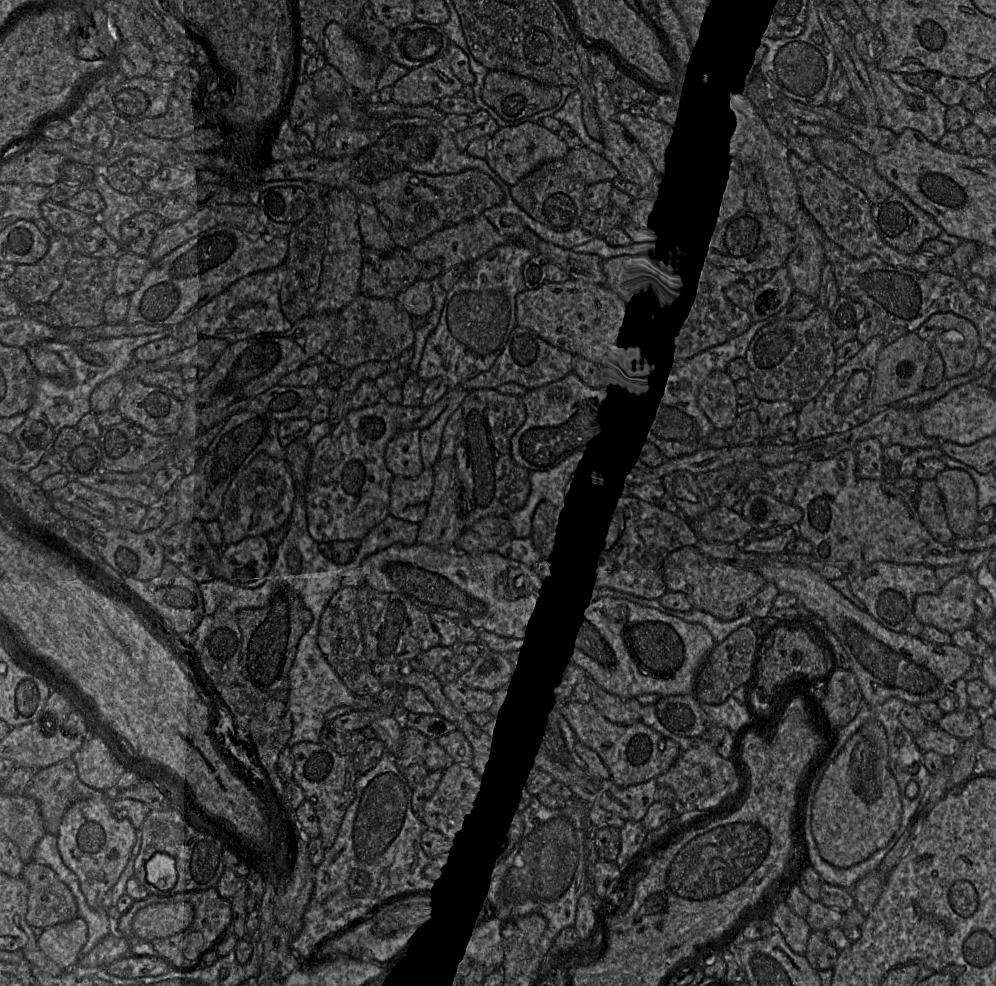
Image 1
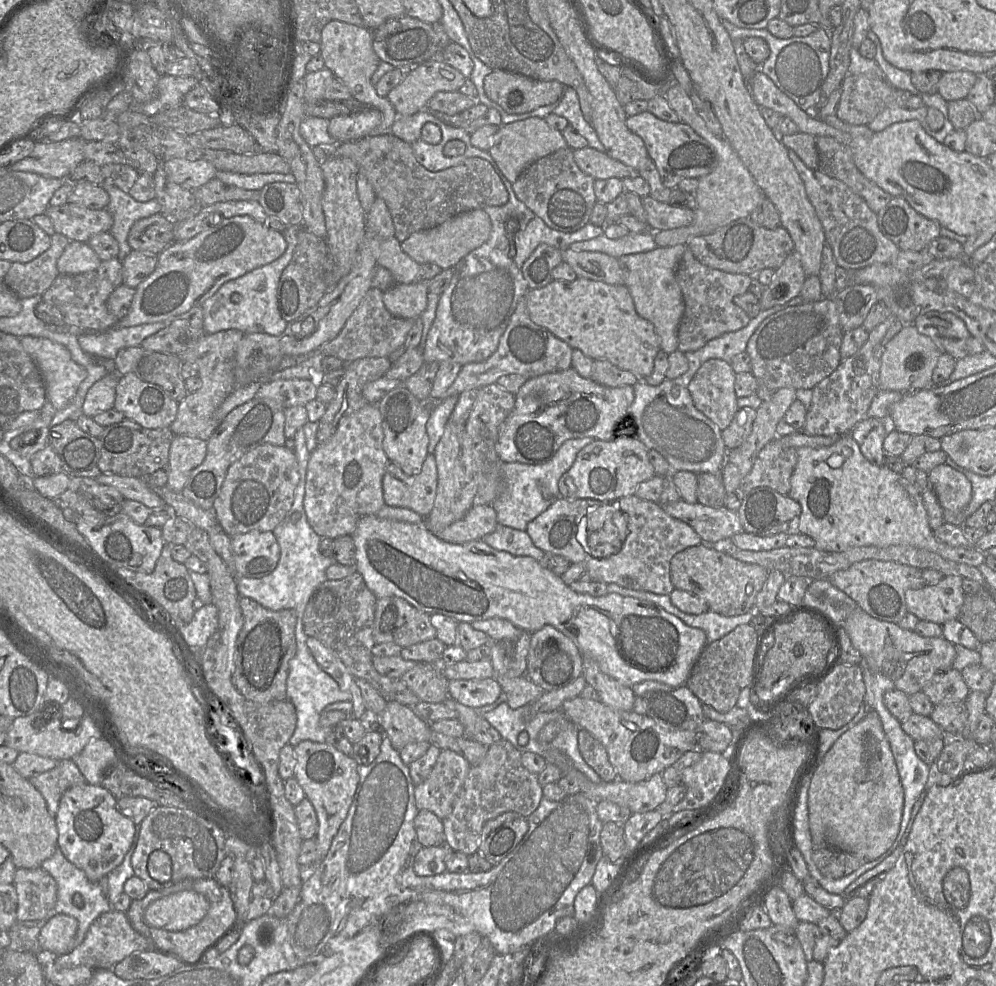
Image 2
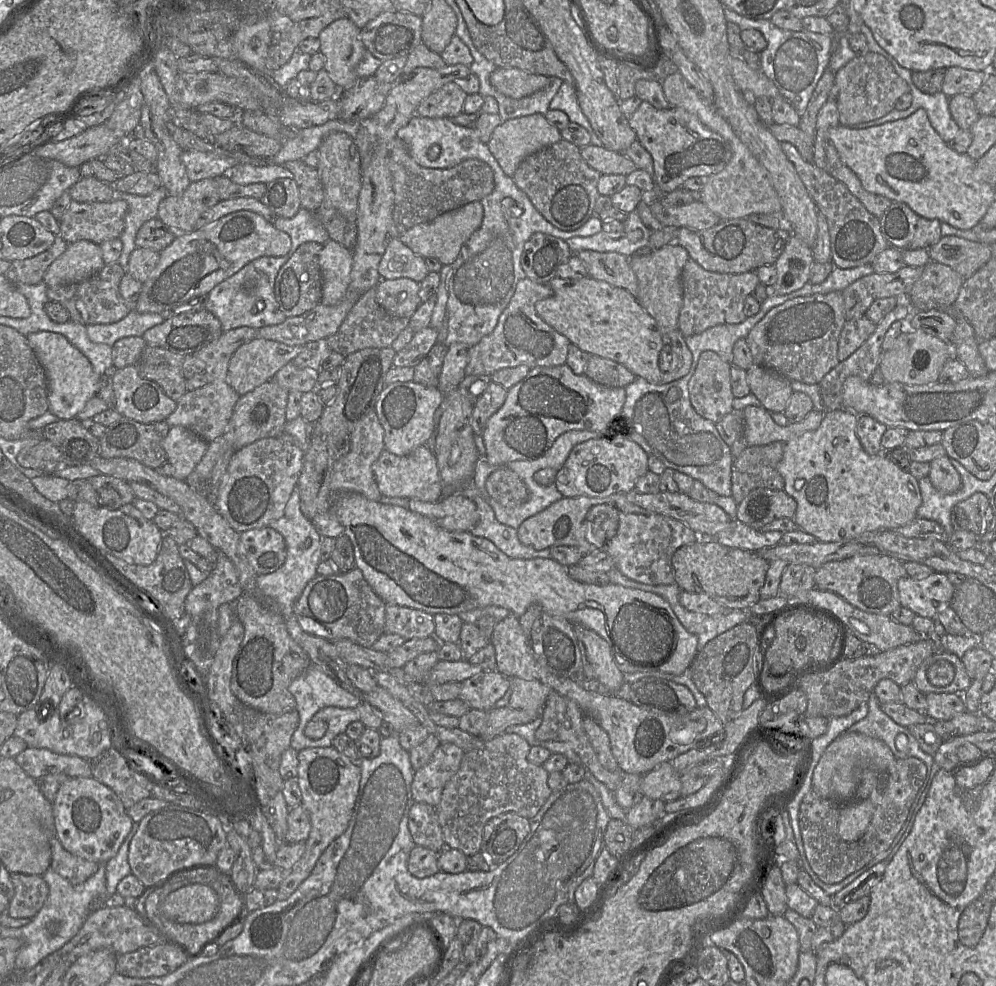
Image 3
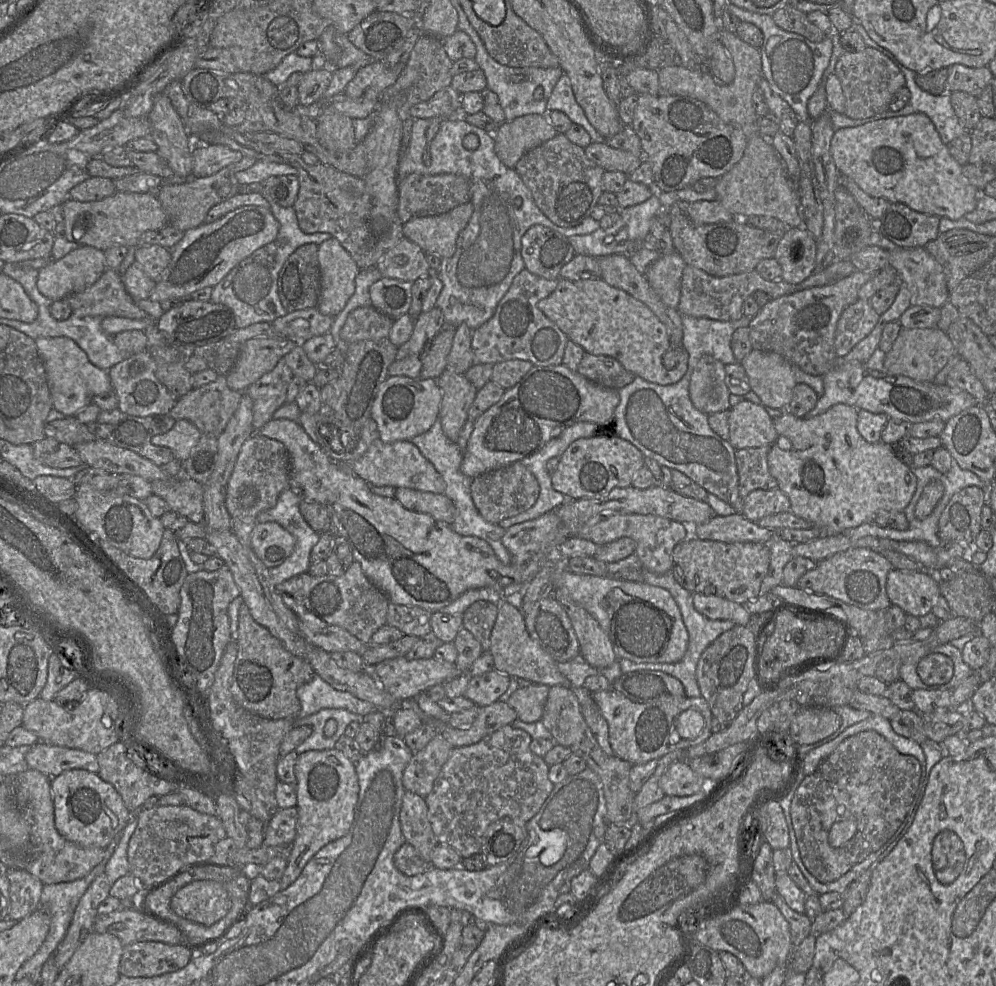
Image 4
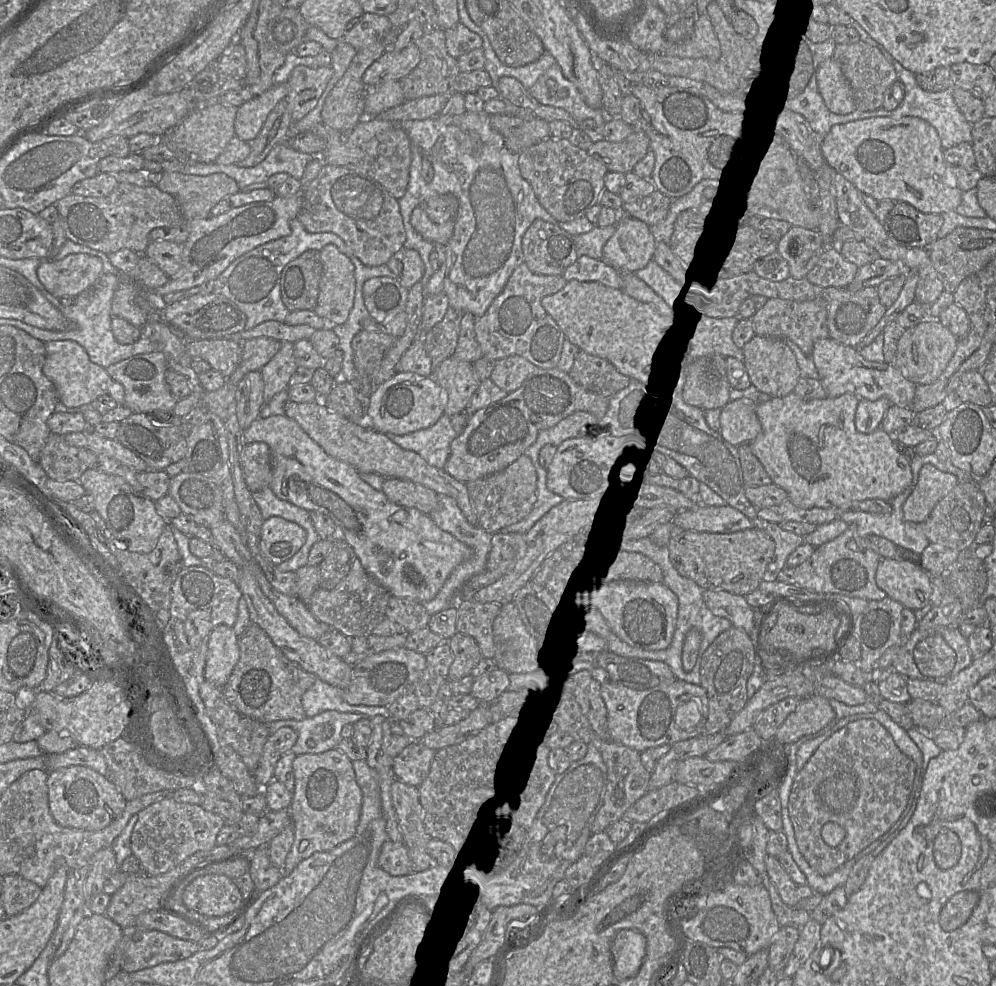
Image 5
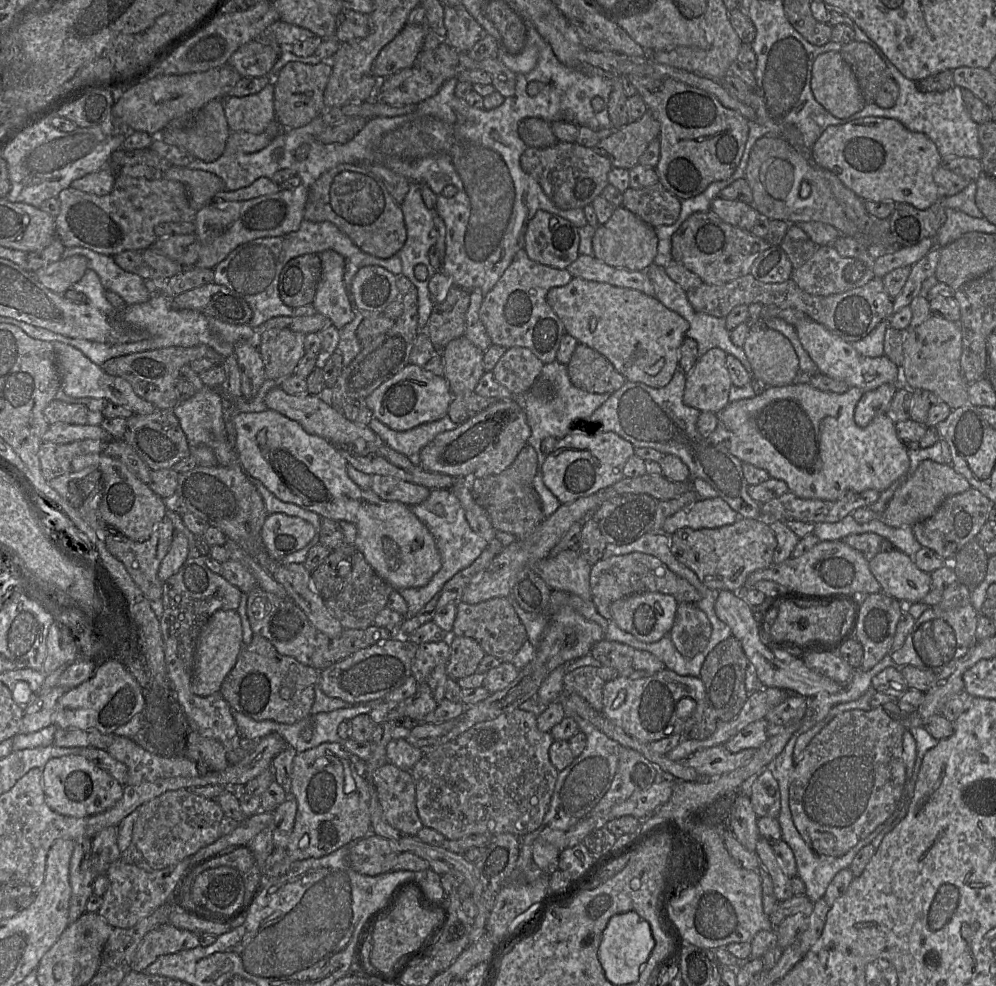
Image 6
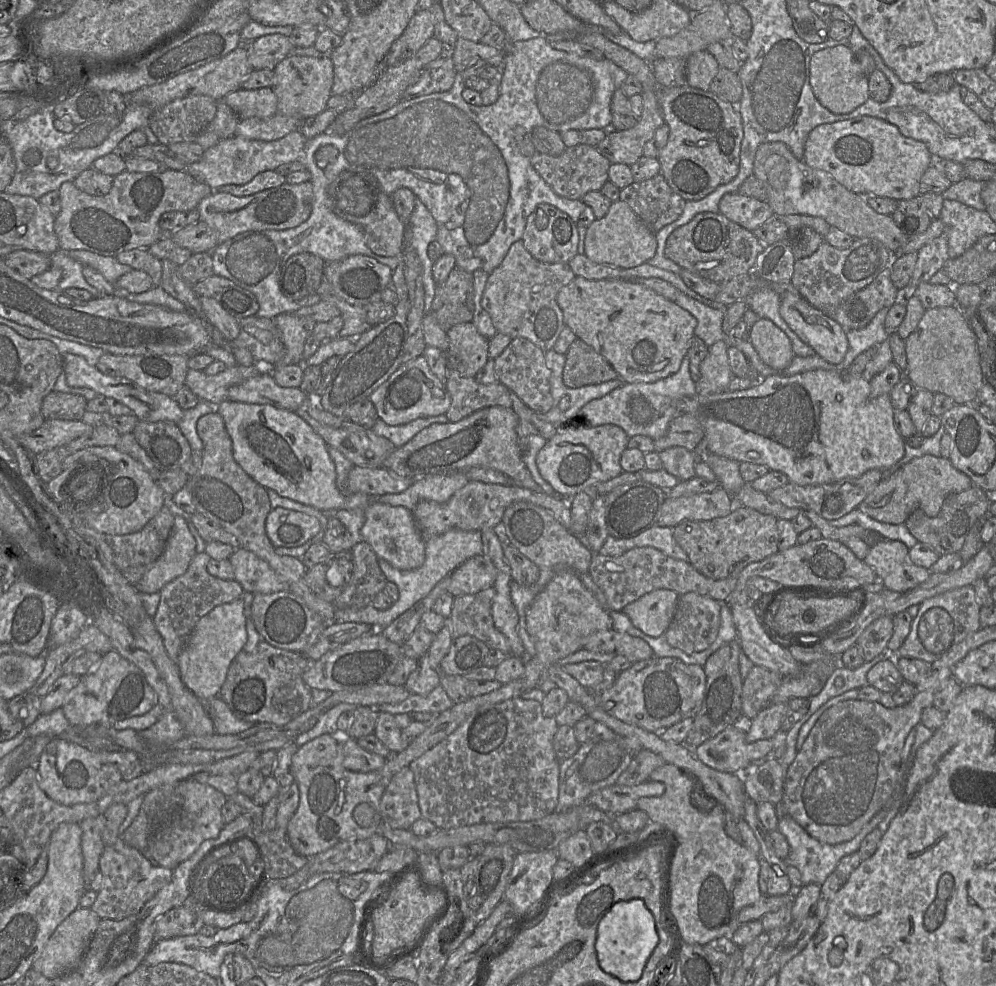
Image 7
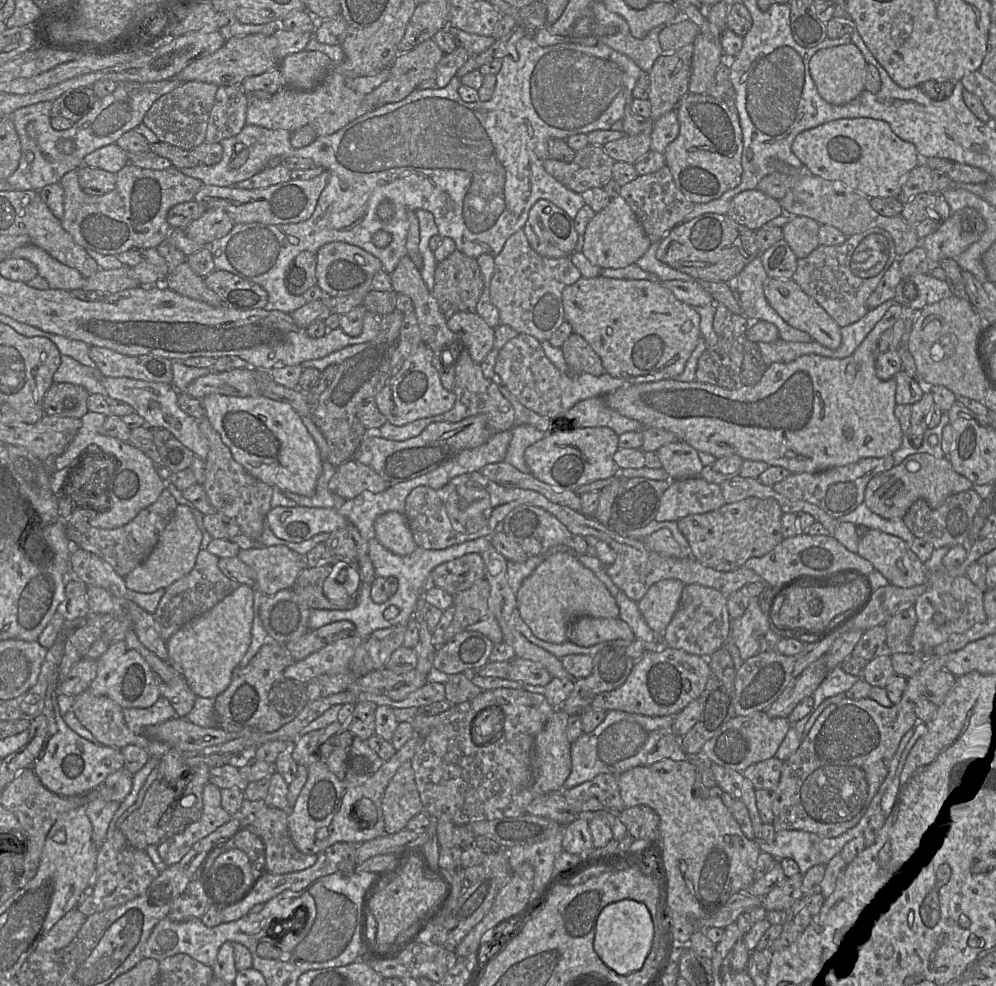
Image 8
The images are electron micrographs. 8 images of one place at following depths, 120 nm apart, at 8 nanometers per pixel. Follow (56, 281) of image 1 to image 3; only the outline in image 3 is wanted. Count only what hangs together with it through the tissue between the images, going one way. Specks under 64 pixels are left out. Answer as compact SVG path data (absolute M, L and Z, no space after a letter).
M55 236L54 243L46 251L31 258L11 262L5 277L13 284L39 284L43 281L47 268L66 250L67 246L65 240Z

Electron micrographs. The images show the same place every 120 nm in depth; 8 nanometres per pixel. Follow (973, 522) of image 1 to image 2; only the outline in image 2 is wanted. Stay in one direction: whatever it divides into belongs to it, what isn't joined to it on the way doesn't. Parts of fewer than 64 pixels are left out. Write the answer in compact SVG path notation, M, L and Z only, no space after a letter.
M946 463L933 468L928 473L928 481L944 511L959 513L972 499L970 480Z

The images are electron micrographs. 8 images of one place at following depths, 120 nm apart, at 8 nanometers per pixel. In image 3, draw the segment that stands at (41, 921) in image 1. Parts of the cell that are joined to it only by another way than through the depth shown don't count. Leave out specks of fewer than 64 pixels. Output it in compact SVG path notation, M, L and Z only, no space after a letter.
M10 873L14 895L7 914L13 918L32 919L43 907L49 895L49 887L41 875Z

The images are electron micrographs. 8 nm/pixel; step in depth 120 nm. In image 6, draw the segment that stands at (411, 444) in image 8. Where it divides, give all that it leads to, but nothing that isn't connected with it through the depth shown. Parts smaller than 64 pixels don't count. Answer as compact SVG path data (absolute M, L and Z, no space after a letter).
M500 399L450 431L438 434L420 452L417 463L425 470L456 479L495 475L504 471L527 444L531 434L526 414L513 399Z

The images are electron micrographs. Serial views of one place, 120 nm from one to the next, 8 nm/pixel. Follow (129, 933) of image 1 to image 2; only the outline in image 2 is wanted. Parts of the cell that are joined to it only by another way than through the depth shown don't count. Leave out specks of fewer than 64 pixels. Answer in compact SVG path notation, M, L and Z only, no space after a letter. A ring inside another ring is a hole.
M200 878L195 883L174 884L168 888L159 891L147 891L147 895L140 900L136 900L126 912L132 927L147 938L151 947L155 950L165 950L176 955L180 960L185 962L195 961L200 953L212 944L219 935L221 935L237 918L229 889L220 885L215 878ZM182 890L193 890L204 895L209 901L209 910L205 917L195 926L178 932L167 931L164 929L149 927L144 921L144 913L148 905L165 896Z

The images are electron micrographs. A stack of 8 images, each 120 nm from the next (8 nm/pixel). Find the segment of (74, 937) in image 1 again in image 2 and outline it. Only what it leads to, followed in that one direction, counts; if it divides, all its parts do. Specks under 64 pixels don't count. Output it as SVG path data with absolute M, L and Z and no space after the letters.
M57 914L41 928L38 943L42 950L55 956L69 952L69 945L76 935L77 920L66 914Z

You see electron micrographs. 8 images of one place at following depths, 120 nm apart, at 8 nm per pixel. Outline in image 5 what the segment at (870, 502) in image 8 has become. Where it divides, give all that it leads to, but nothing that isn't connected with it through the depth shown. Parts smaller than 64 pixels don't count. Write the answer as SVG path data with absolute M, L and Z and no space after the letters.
M925 464L920 470L916 487L903 504L903 518L908 522L924 522L937 503L958 483L955 475Z

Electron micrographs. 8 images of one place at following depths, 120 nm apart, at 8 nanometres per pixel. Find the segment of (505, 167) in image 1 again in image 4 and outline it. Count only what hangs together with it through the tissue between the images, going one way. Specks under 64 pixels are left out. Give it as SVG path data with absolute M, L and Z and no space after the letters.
M527 114L505 121L498 126L494 135L494 150L499 160L509 168L515 168L519 159L529 150L555 137L554 129L547 115Z

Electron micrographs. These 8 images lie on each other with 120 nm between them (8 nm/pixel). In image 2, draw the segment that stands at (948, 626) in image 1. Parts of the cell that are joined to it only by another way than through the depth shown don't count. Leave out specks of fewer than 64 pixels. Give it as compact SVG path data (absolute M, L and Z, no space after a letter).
M944 576L938 584L905 592L907 611L920 620L943 625L958 618L964 601L963 577Z

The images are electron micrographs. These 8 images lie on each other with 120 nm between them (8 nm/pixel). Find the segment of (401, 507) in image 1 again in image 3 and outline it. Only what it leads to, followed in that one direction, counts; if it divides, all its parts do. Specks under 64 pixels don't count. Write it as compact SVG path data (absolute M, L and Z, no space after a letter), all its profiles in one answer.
M425 445L415 448L406 456L397 456L386 449L372 465L372 471L382 495L402 497L424 502L437 502L442 496L442 482L437 467L437 460L432 450Z

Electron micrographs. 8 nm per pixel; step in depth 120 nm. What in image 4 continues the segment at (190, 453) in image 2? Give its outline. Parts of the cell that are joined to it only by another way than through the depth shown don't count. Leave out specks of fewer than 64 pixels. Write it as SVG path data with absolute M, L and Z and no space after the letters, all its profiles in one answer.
M179 419L168 432L154 436L152 443L170 448L174 453L174 458L184 462L198 443L201 434L192 422Z

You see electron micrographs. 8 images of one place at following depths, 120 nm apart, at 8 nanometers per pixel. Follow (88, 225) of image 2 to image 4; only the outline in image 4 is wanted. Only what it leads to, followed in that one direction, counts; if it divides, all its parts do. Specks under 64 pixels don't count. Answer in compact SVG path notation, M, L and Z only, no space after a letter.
M121 192L102 200L81 202L67 198L63 204L65 237L79 245L89 245L105 251L115 245L140 246L142 235L148 230L156 230L169 223L156 193Z

